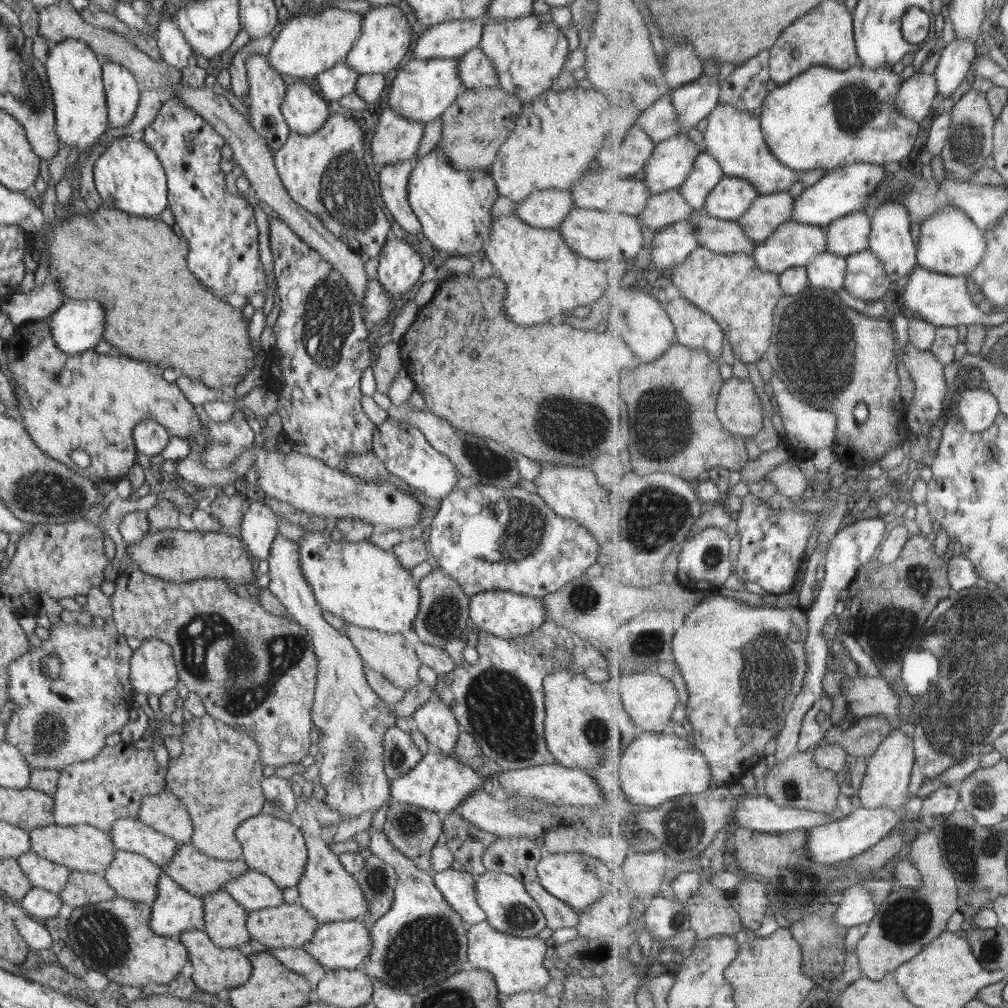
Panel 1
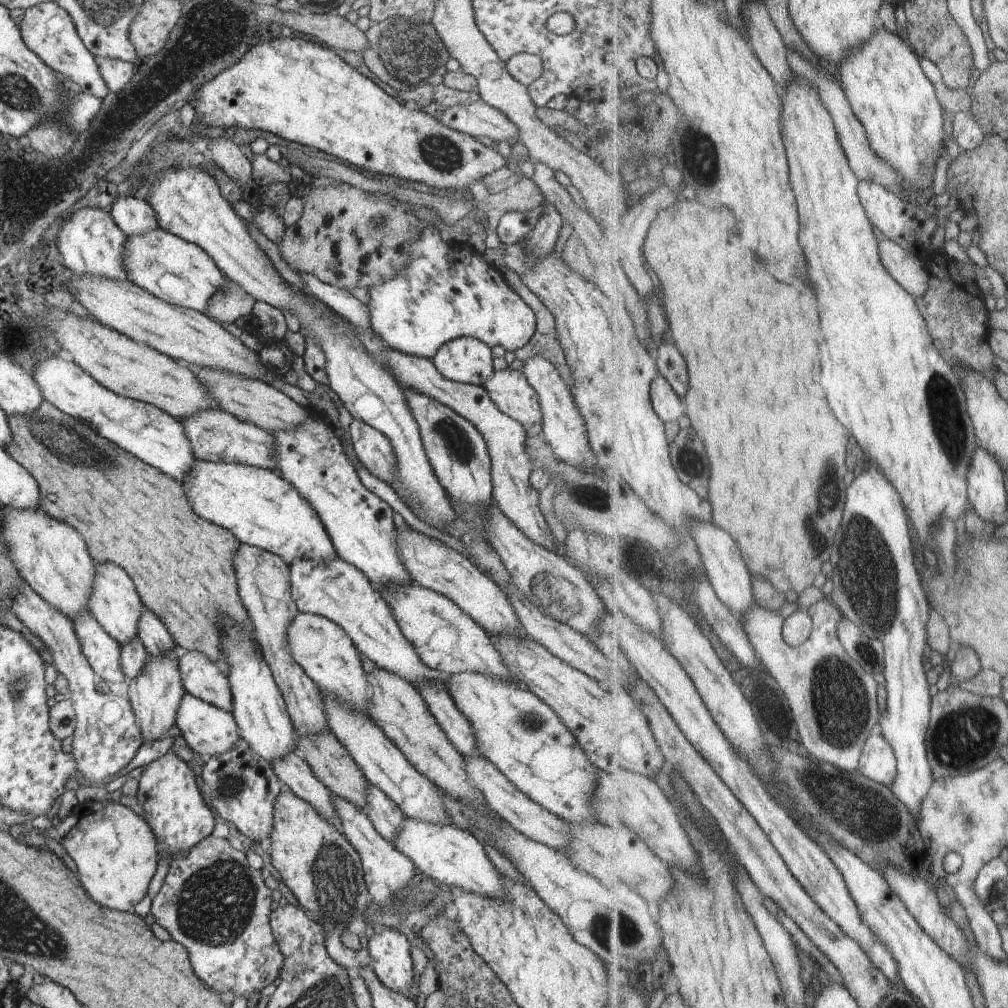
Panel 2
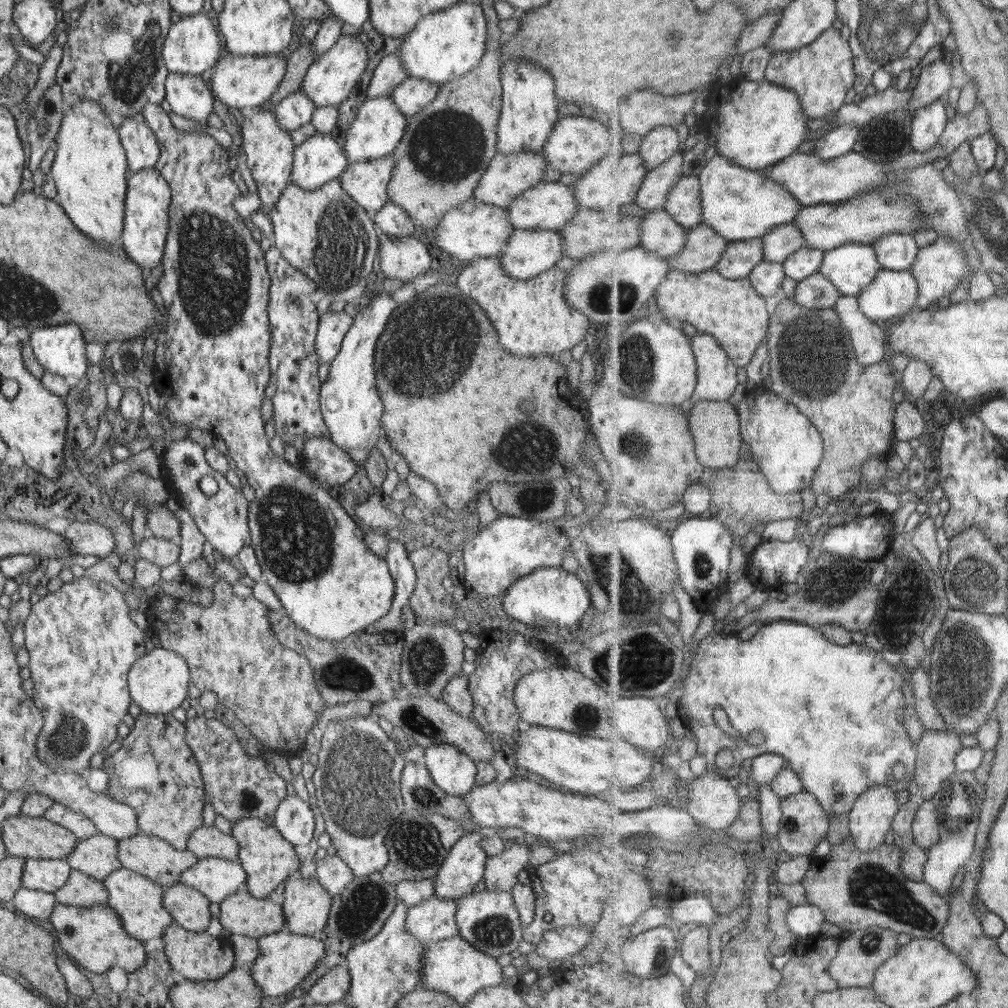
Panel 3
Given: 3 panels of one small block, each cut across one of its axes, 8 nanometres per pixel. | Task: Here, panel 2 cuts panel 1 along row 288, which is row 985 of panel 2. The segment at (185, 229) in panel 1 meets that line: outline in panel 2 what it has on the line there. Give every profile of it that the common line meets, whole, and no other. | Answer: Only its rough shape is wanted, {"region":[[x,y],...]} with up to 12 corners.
{"region":[[213,835],[171,856],[151,910],[200,980],[279,977],[272,891]]}

